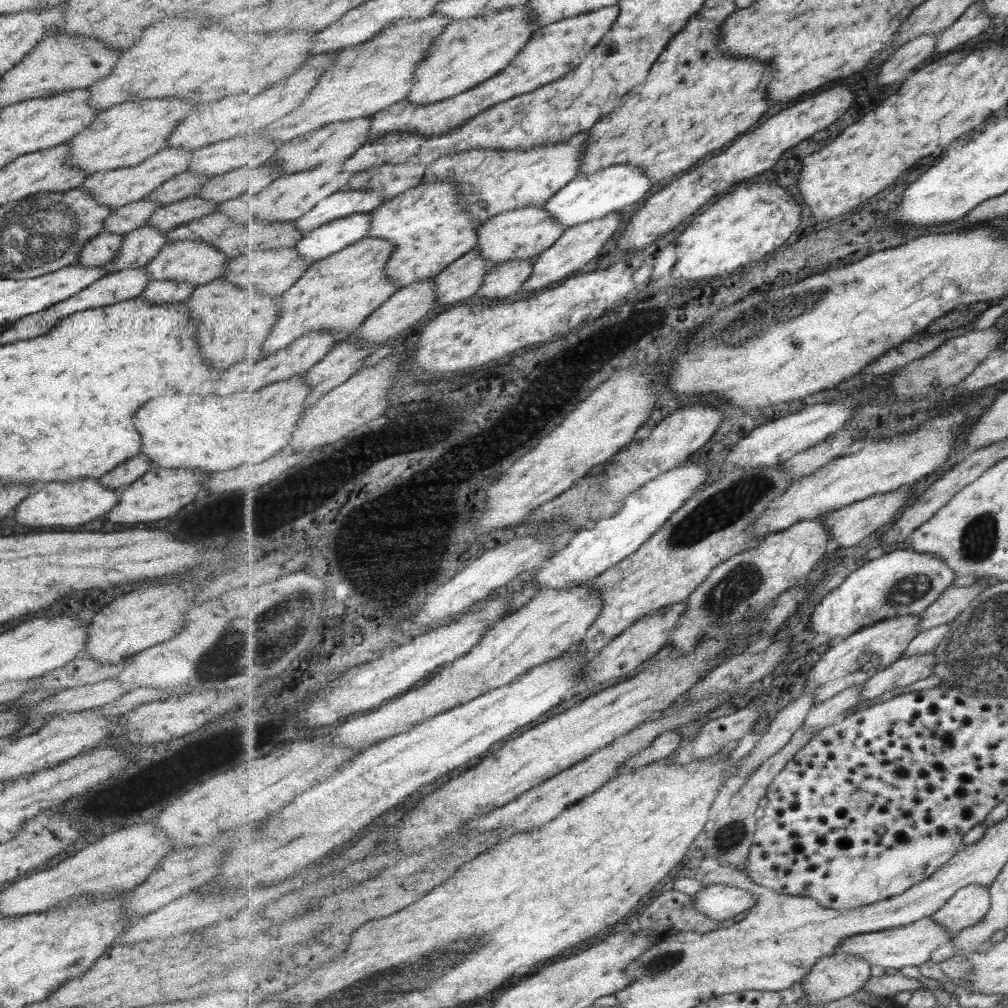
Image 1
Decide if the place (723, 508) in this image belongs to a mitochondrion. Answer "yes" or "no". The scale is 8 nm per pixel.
yes

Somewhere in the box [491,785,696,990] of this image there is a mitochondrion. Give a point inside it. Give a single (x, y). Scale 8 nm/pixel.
(659, 964)

